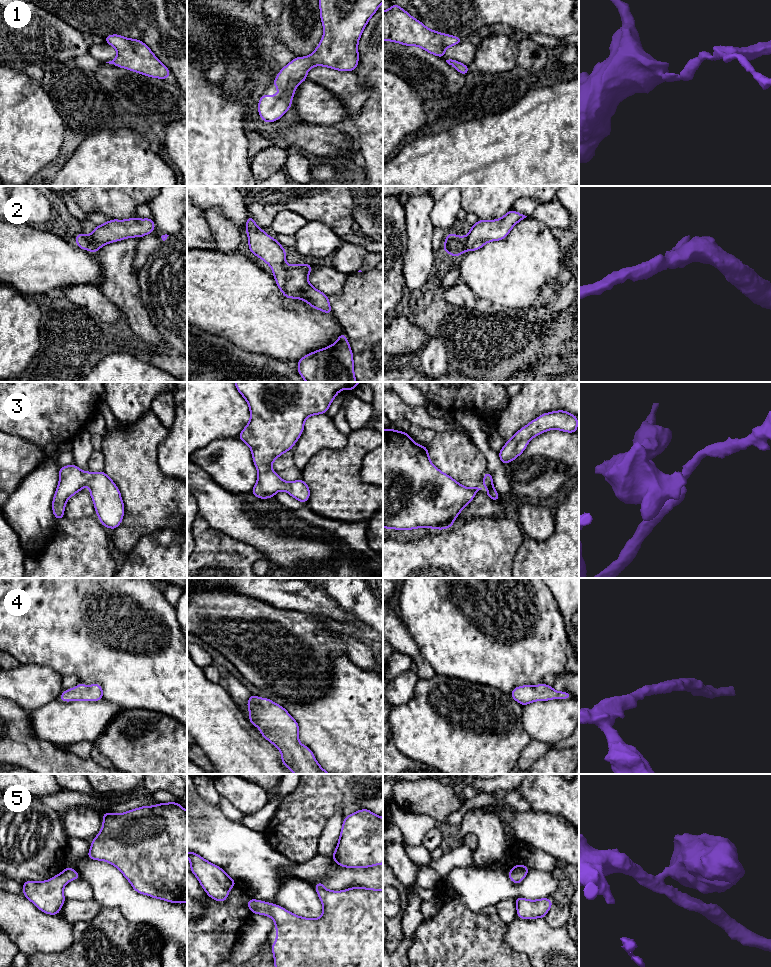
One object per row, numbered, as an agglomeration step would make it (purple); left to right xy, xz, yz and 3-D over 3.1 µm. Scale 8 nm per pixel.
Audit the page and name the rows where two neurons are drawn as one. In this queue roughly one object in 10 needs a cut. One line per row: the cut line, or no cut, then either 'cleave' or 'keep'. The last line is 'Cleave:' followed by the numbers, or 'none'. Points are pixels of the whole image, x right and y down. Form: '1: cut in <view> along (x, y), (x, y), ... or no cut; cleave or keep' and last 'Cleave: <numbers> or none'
1: no cut; keep
2: no cut; keep
3: no cut; keep
4: no cut; keep
5: no cut; keep
Cleave: none

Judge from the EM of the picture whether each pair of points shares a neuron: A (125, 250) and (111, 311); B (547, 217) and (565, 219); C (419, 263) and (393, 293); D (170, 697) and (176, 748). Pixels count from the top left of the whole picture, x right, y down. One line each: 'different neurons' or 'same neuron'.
A: different neurons
B: same neuron
C: different neurons
D: different neurons

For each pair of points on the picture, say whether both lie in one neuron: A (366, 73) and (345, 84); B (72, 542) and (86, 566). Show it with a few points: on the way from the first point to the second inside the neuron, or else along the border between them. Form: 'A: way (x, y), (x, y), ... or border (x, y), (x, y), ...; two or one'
A: border (354, 70), (358, 82), (368, 90), (367, 99); two
B: way (78, 548), (78, 558), (80, 560); one

